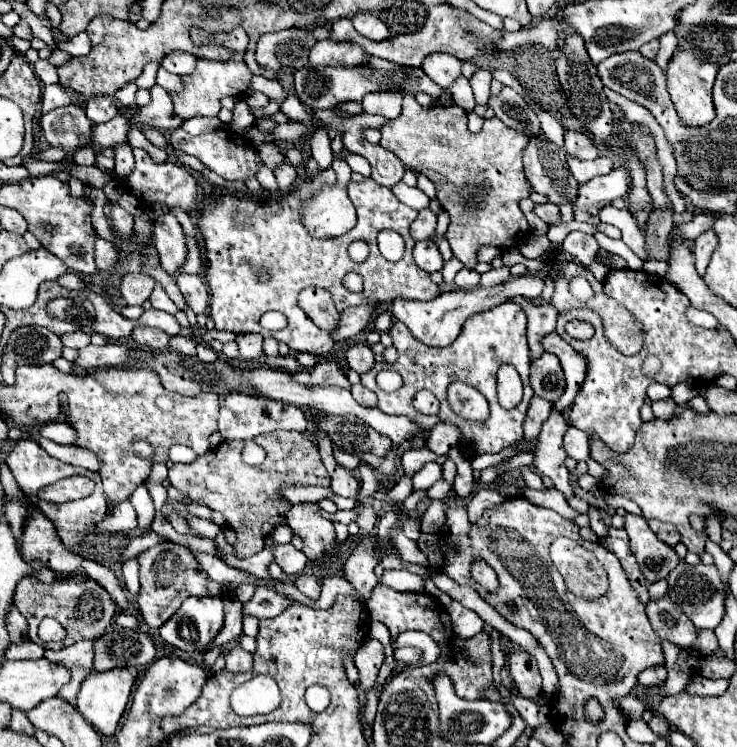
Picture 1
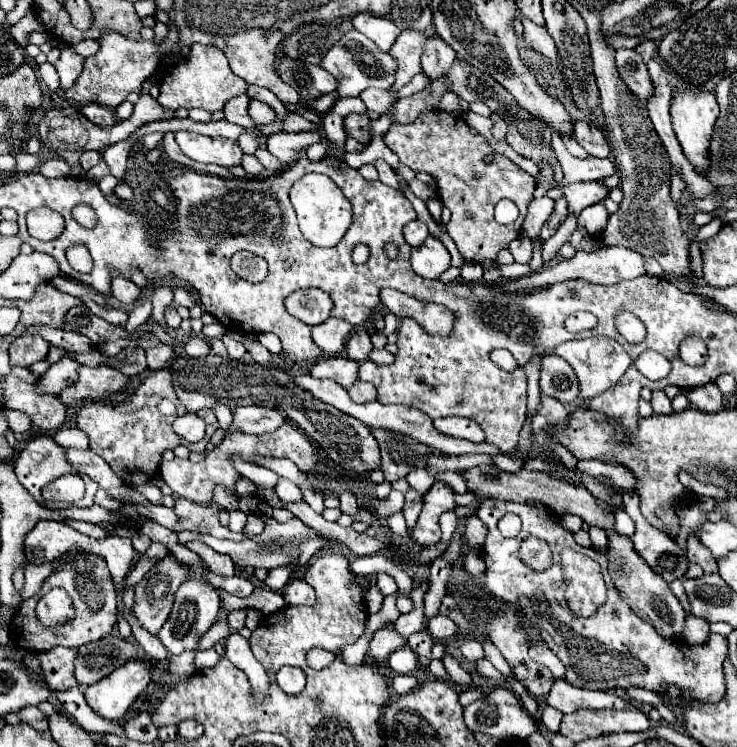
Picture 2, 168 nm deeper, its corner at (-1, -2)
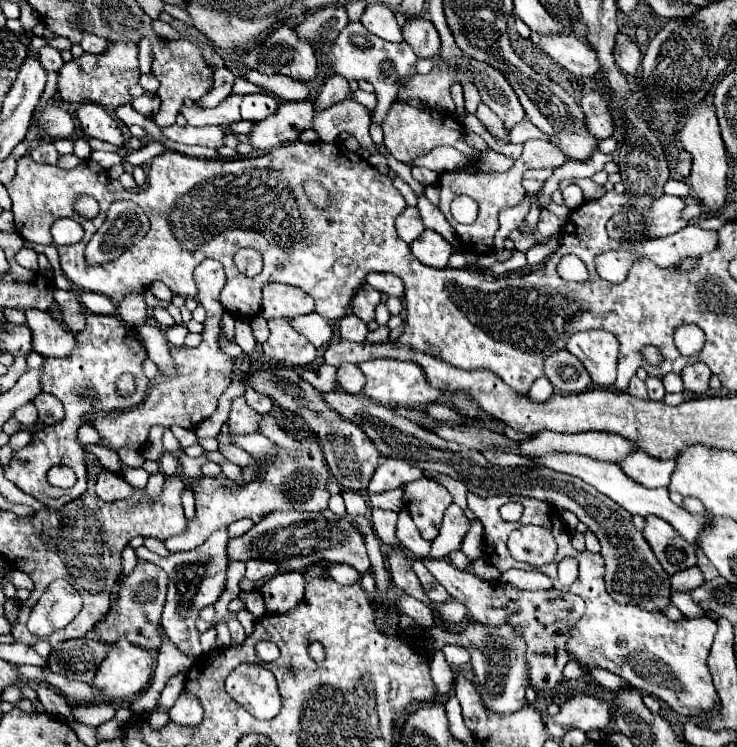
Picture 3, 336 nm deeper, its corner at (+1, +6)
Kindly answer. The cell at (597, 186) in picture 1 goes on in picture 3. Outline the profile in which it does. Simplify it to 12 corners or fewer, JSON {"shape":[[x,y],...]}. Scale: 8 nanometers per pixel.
{"shape":[[577,185],[563,189],[567,209],[579,207],[585,201]]}

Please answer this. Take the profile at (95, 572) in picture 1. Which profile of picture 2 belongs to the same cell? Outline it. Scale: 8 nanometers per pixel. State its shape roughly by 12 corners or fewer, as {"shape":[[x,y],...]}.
{"shape":[[123,611],[135,641],[141,649],[157,659],[167,659],[161,641],[143,629],[133,611]]}

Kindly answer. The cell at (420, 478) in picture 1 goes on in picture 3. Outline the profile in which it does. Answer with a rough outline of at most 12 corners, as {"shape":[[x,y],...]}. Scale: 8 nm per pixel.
{"shape":[[405,509],[399,511],[397,539],[415,557],[425,559],[431,543],[419,535]]}

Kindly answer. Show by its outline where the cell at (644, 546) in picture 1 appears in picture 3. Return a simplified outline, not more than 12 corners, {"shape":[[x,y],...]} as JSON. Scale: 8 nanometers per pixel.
{"shape":[[645,517],[643,535],[669,575],[697,565],[697,547],[667,521]]}

